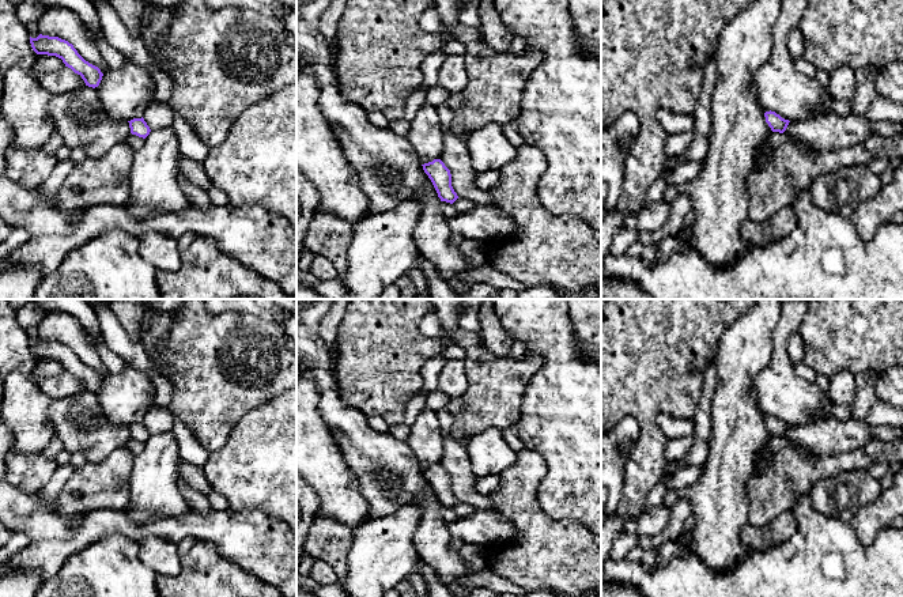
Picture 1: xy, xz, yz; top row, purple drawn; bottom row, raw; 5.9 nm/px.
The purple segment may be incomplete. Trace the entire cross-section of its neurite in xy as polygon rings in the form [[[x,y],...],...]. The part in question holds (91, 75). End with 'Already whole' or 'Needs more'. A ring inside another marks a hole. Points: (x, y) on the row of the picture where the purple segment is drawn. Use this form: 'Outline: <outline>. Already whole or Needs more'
Outline: [[[39,34],[37,38],[30,37],[30,44],[37,54],[48,54],[61,58],[65,67],[82,76],[86,86],[92,88],[99,86],[103,76],[101,69],[86,61],[68,41]]]. Already whole

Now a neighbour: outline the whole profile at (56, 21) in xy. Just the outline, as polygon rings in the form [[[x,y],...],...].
[[[60,5],[48,7],[35,24],[39,34],[58,37],[72,44],[78,53],[102,73],[110,71],[84,23],[73,11]]]

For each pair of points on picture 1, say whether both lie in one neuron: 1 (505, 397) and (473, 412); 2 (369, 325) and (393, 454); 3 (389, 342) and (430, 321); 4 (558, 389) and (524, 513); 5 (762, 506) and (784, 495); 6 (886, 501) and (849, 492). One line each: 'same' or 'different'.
1: same
2: different
3: different
4: different
5: same
6: different

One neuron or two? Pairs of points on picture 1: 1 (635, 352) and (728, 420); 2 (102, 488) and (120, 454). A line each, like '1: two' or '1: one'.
1: two
2: one

